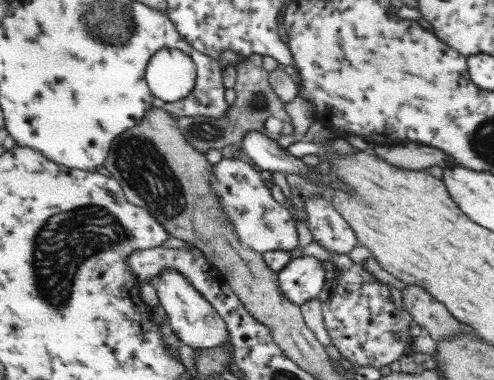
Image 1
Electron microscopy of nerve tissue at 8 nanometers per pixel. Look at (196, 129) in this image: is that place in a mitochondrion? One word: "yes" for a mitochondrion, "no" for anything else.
yes

